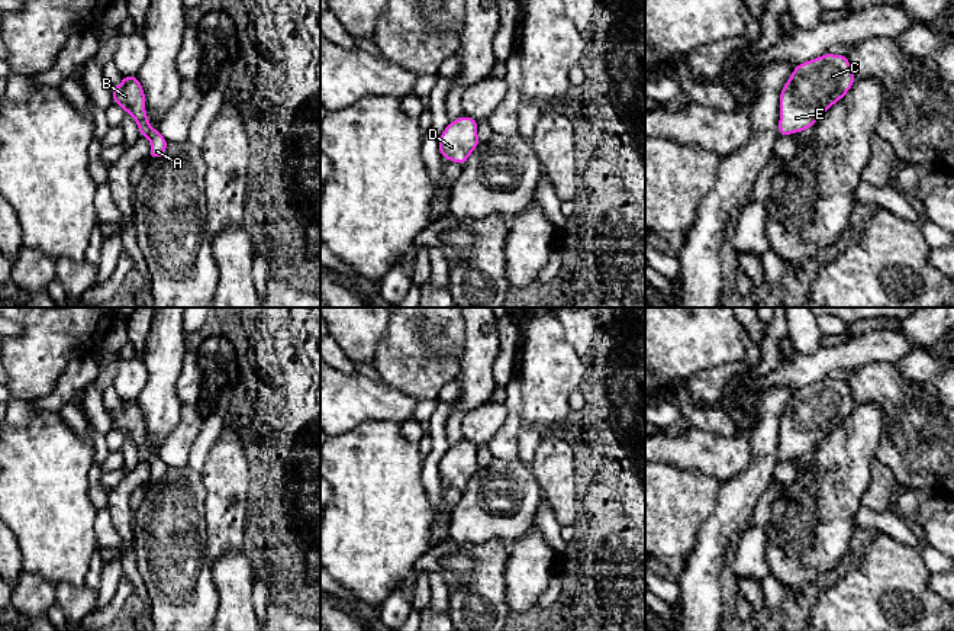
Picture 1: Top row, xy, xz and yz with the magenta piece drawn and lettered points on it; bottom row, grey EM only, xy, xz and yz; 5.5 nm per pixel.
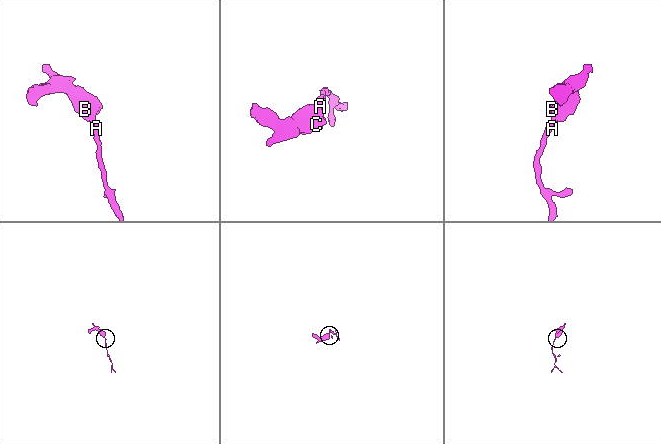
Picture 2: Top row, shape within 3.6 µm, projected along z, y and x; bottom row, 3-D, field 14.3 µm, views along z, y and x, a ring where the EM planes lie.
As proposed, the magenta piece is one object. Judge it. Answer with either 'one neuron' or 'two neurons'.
one neuron

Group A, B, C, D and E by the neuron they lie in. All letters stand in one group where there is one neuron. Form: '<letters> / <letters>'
A B C D E

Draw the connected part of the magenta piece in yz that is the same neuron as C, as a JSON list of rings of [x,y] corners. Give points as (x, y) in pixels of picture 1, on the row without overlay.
[[[826,377],[796,390],[780,418],[779,460],[800,458],[813,451],[854,406],[847,380]]]

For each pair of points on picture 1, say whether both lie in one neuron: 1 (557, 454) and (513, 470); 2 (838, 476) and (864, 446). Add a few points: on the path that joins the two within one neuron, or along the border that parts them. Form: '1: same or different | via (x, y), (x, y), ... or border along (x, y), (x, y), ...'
1: different | border along (528, 463), (544, 496)
2: same | via (841, 469), (857, 453)

